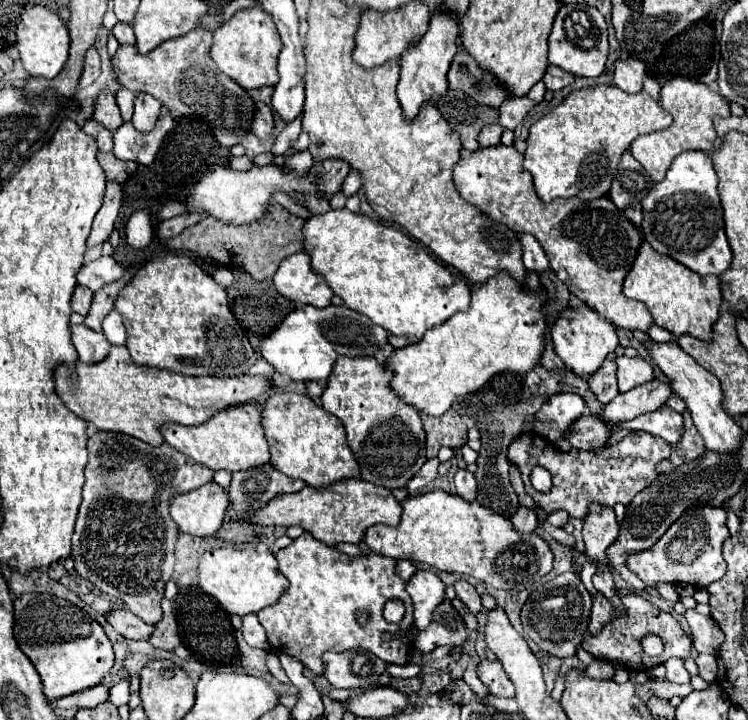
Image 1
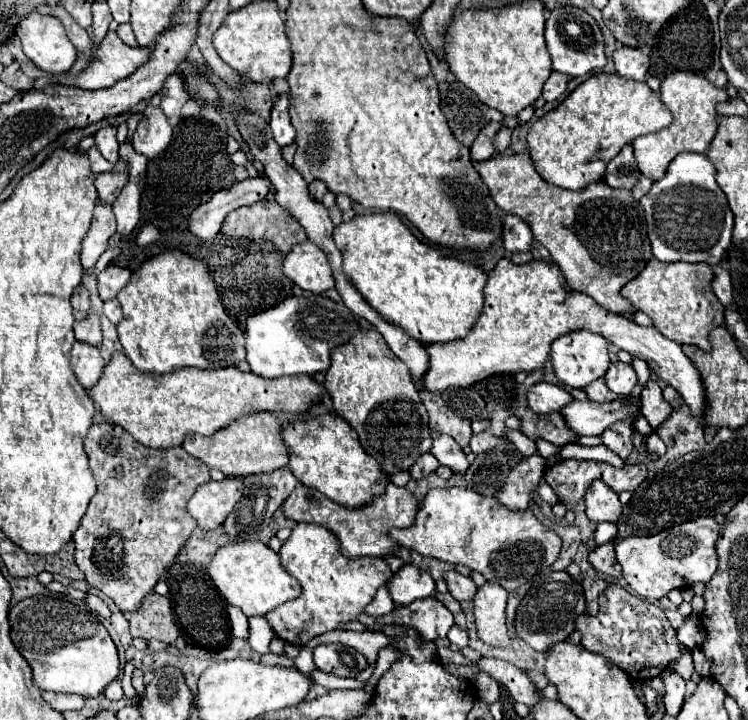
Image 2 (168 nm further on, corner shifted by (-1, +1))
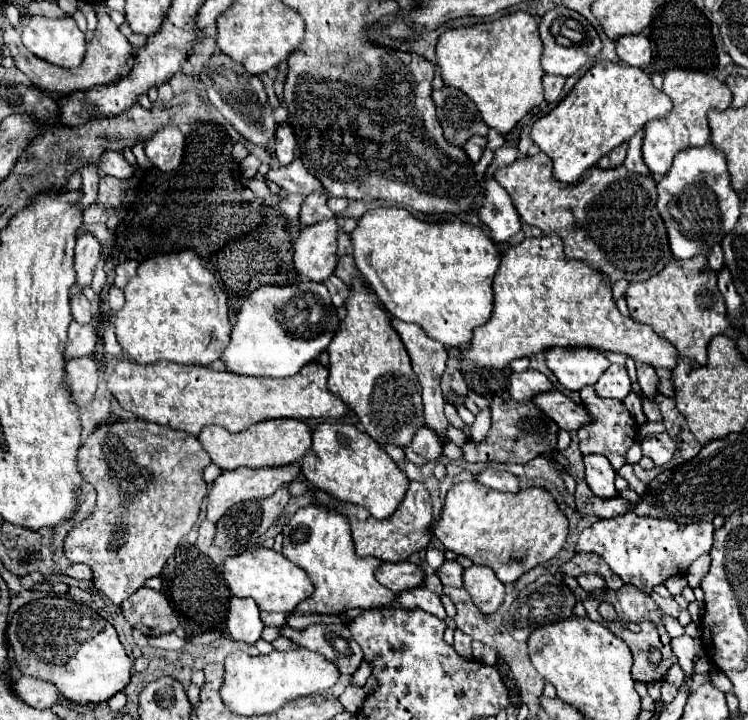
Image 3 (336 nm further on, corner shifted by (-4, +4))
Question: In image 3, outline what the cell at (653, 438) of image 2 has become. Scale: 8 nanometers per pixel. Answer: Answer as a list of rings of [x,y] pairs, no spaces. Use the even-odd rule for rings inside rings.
[[[666,432],[654,434],[640,442],[643,456],[649,457],[655,466],[661,467],[669,462],[675,443]]]

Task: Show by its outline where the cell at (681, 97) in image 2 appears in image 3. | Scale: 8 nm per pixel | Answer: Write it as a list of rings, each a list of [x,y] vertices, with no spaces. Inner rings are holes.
[[[669,69],[665,71],[663,93],[673,101],[673,109],[667,117],[649,121],[645,125],[645,139],[643,139],[643,159],[651,173],[667,175],[673,163],[673,157],[689,147],[703,147],[709,143],[709,125],[707,125],[707,111],[709,109],[727,109],[731,105],[731,91],[729,87],[711,77],[703,71],[694,69]]]

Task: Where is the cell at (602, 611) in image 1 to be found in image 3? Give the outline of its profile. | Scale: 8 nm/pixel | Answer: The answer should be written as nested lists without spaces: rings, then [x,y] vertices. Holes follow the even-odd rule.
[[[585,573],[585,575],[577,577],[577,581],[587,591],[595,591],[595,589],[603,589],[605,587],[605,579],[601,575],[597,575],[597,573]]]

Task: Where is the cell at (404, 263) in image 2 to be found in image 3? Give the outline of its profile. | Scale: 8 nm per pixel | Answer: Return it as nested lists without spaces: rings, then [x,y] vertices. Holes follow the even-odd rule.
[[[375,207],[369,209],[361,221],[357,223],[353,235],[351,235],[351,243],[353,243],[353,255],[355,255],[355,263],[357,263],[357,269],[361,271],[361,275],[369,281],[369,285],[373,287],[373,291],[377,293],[377,297],[381,299],[381,303],[385,305],[385,309],[389,313],[393,313],[397,319],[401,321],[407,321],[407,323],[415,323],[419,325],[429,337],[433,337],[435,341],[441,341],[445,347],[467,347],[473,339],[473,329],[487,323],[489,317],[491,317],[491,311],[493,311],[493,277],[497,273],[497,267],[499,267],[499,261],[501,261],[501,253],[499,249],[495,247],[495,243],[491,241],[489,235],[485,235],[485,231],[481,227],[475,227],[475,225],[469,225],[461,219],[447,219],[447,221],[439,221],[439,223],[431,223],[431,221],[419,221],[415,219],[407,209],[403,207]]]

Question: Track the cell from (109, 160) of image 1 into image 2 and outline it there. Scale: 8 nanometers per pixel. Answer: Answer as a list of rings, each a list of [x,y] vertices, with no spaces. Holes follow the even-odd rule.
[[[100,172],[96,174],[96,190],[100,200],[114,202],[120,194],[120,190],[128,184],[128,172]]]

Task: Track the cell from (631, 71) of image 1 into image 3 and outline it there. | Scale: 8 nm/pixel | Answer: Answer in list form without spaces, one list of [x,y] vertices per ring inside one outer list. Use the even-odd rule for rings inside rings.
[[[643,33],[623,35],[615,41],[617,55],[625,65],[643,67],[651,61],[651,43]]]

